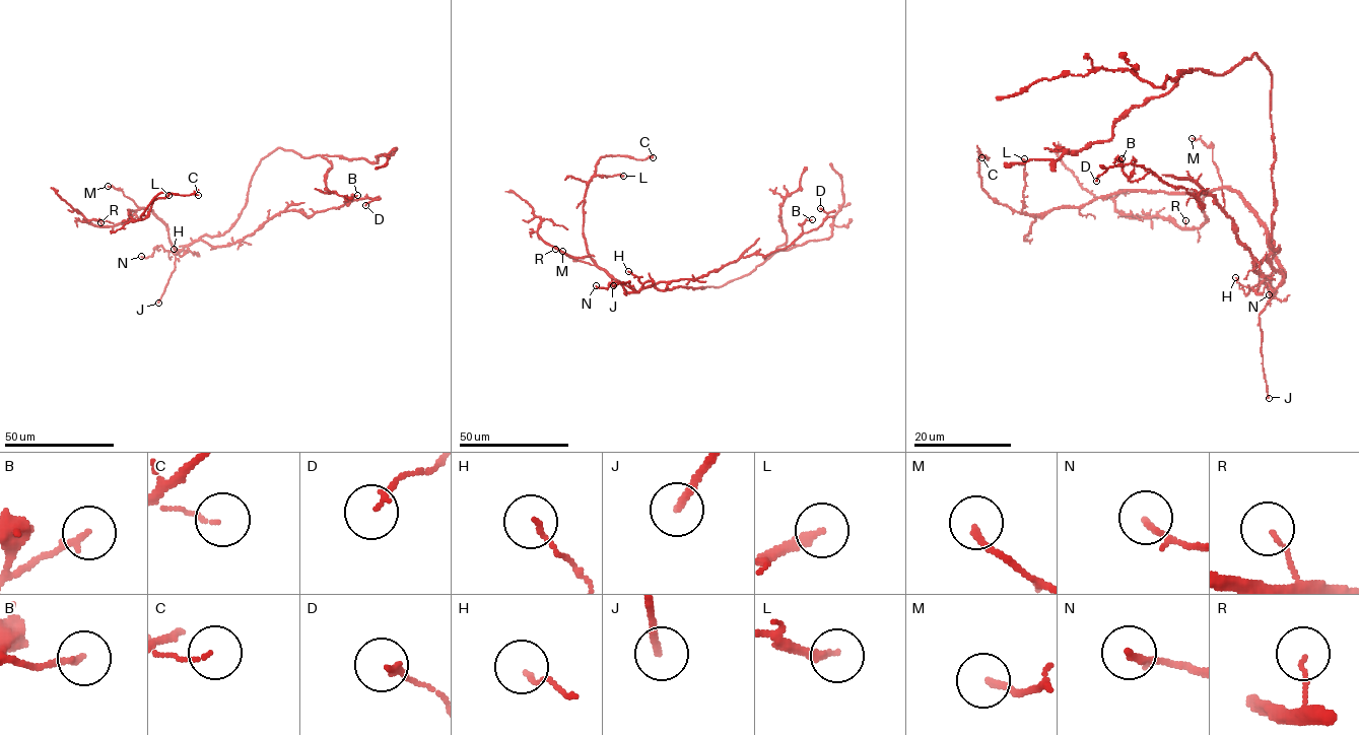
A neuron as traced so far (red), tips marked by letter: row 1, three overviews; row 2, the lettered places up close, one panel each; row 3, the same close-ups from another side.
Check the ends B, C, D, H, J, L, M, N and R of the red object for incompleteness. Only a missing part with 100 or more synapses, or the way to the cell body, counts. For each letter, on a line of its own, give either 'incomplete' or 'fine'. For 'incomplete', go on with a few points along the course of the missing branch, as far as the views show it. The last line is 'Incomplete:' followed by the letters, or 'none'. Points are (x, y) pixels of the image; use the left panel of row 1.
B: fine
C: fine
D: fine
H: fine
J: incomplete; missing branch runs (158, 303), (135, 342), (130, 346), (122, 346), (104, 329), (65, 307), (38, 281)
L: fine
M: fine
N: fine
R: fine
Incomplete: J

